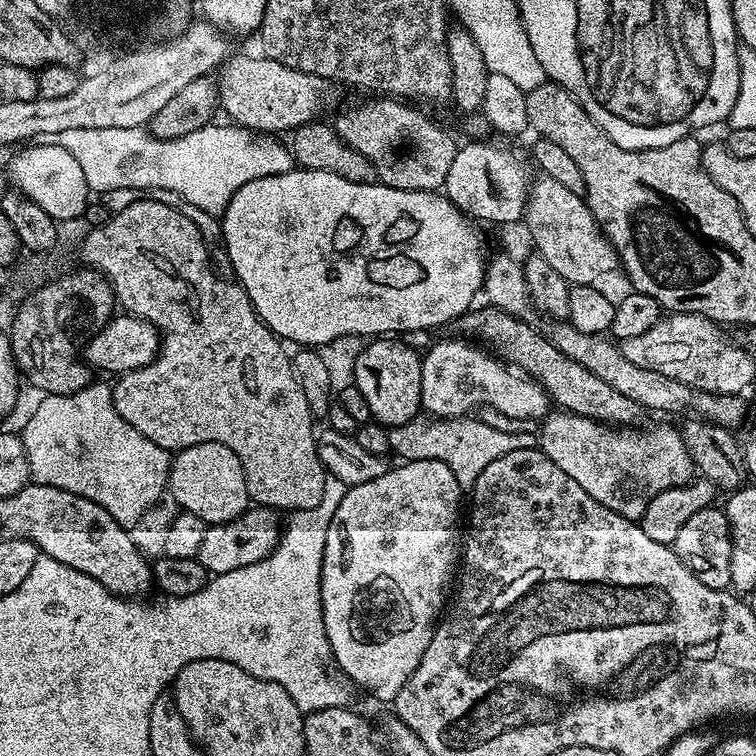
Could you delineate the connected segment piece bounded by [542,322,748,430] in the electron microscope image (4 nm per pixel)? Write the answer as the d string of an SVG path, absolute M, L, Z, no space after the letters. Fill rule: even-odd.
M548 322L548 325L543 325L542 331L554 347L566 354L566 358L586 366L590 374L598 374L602 382L614 386L618 394L626 394L626 398L639 404L641 409L648 411L649 408L652 412L688 412L684 414L708 420L729 430L736 430L748 412L748 404L743 395L723 396L713 392L699 392L689 384L666 378L666 374L658 374L658 370L642 370L642 366L634 366L634 362L628 361L607 335L582 334L567 322Z

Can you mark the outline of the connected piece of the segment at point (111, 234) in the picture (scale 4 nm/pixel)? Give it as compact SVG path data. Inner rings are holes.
M145 198L134 202L134 206L126 206L126 210L113 214L102 227L92 228L89 233L89 236L80 244L80 256L84 259L81 261L87 267L108 279L108 285L116 296L117 305L127 315L137 316L146 322L150 322L160 332L160 354L156 357L156 360L133 372L123 373L117 379L120 381L114 384L112 388L114 410L118 410L118 414L123 420L130 422L130 426L134 426L134 430L138 430L138 434L146 434L146 438L150 438L150 442L158 442L158 446L169 450L179 450L204 442L216 442L230 447L237 454L239 461L242 462L242 470L245 471L246 490L249 491L249 498L253 505L279 510L284 514L310 510L314 506L318 506L318 502L322 502L326 473L316 449L318 432L317 429L312 429L314 417L310 406L307 405L306 396L299 384L299 378L292 368L289 353L284 353L285 345L256 315L250 298L244 293L239 283L224 280L217 276L211 260L208 259L208 248L204 244L202 234L198 234L198 226L194 226L194 222L190 222L190 218L186 218L186 214L166 206L161 200Z

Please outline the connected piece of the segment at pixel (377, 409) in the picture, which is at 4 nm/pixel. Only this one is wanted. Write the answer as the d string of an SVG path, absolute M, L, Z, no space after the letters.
M376 338L365 343L354 363L355 388L362 390L370 405L372 420L391 430L401 428L421 415L422 356L400 338Z

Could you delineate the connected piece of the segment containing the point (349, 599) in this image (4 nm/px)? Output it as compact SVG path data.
M409 460L397 463L397 465L397 468L396 465L389 467L388 472L382 474L382 478L374 478L374 482L353 484L345 491L342 506L334 510L334 518L326 534L326 550L322 558L322 610L324 611L326 638L332 647L335 667L349 681L352 679L358 687L365 688L374 699L388 700L388 702L395 701L398 690L406 686L406 678L410 678L410 674L418 670L418 662L422 662L422 654L426 654L426 646L430 646L432 633L436 631L436 625L449 603L454 581L458 576L458 561L462 556L462 532L461 529L456 529L459 524L460 527L462 524L462 508L460 512L462 489L458 478L454 478L450 466L446 466L446 462L437 460Z

